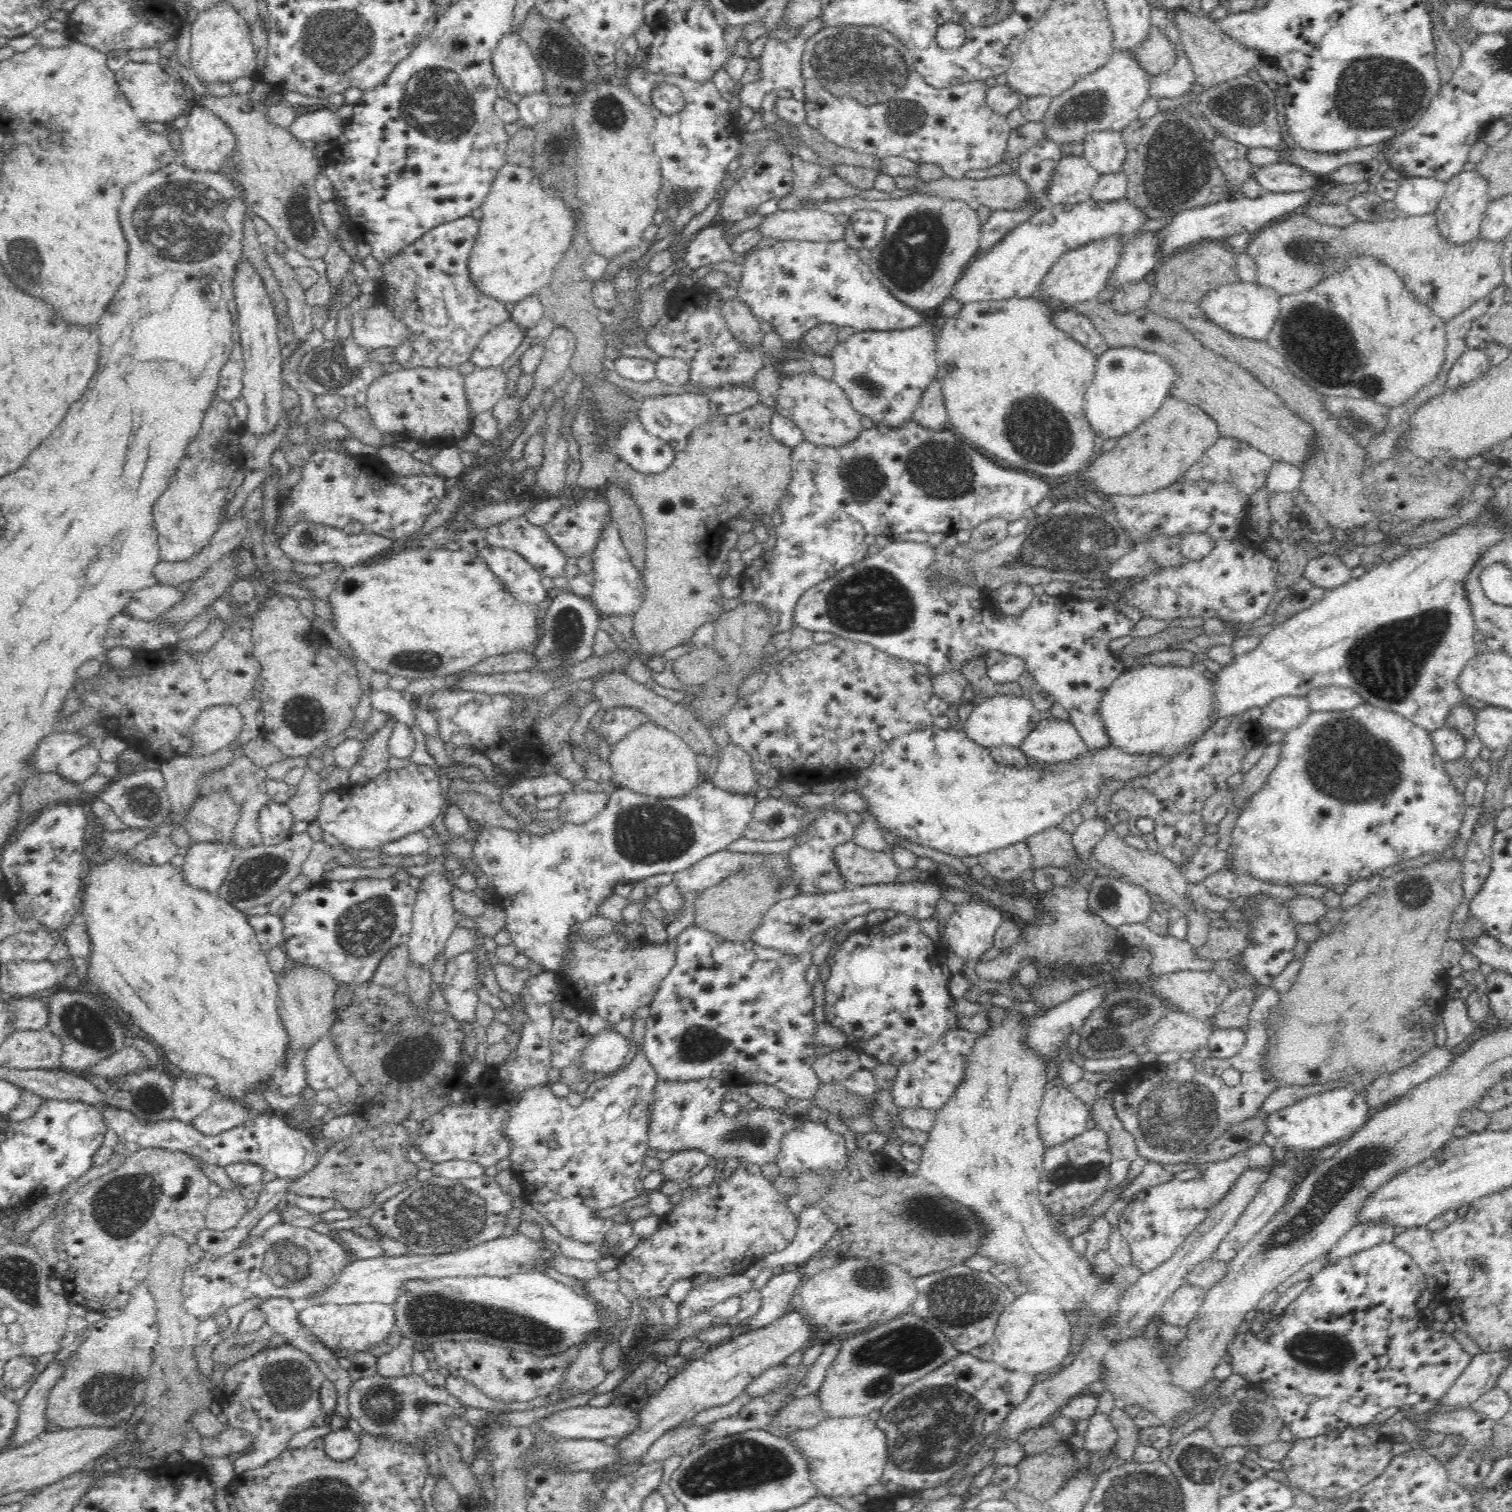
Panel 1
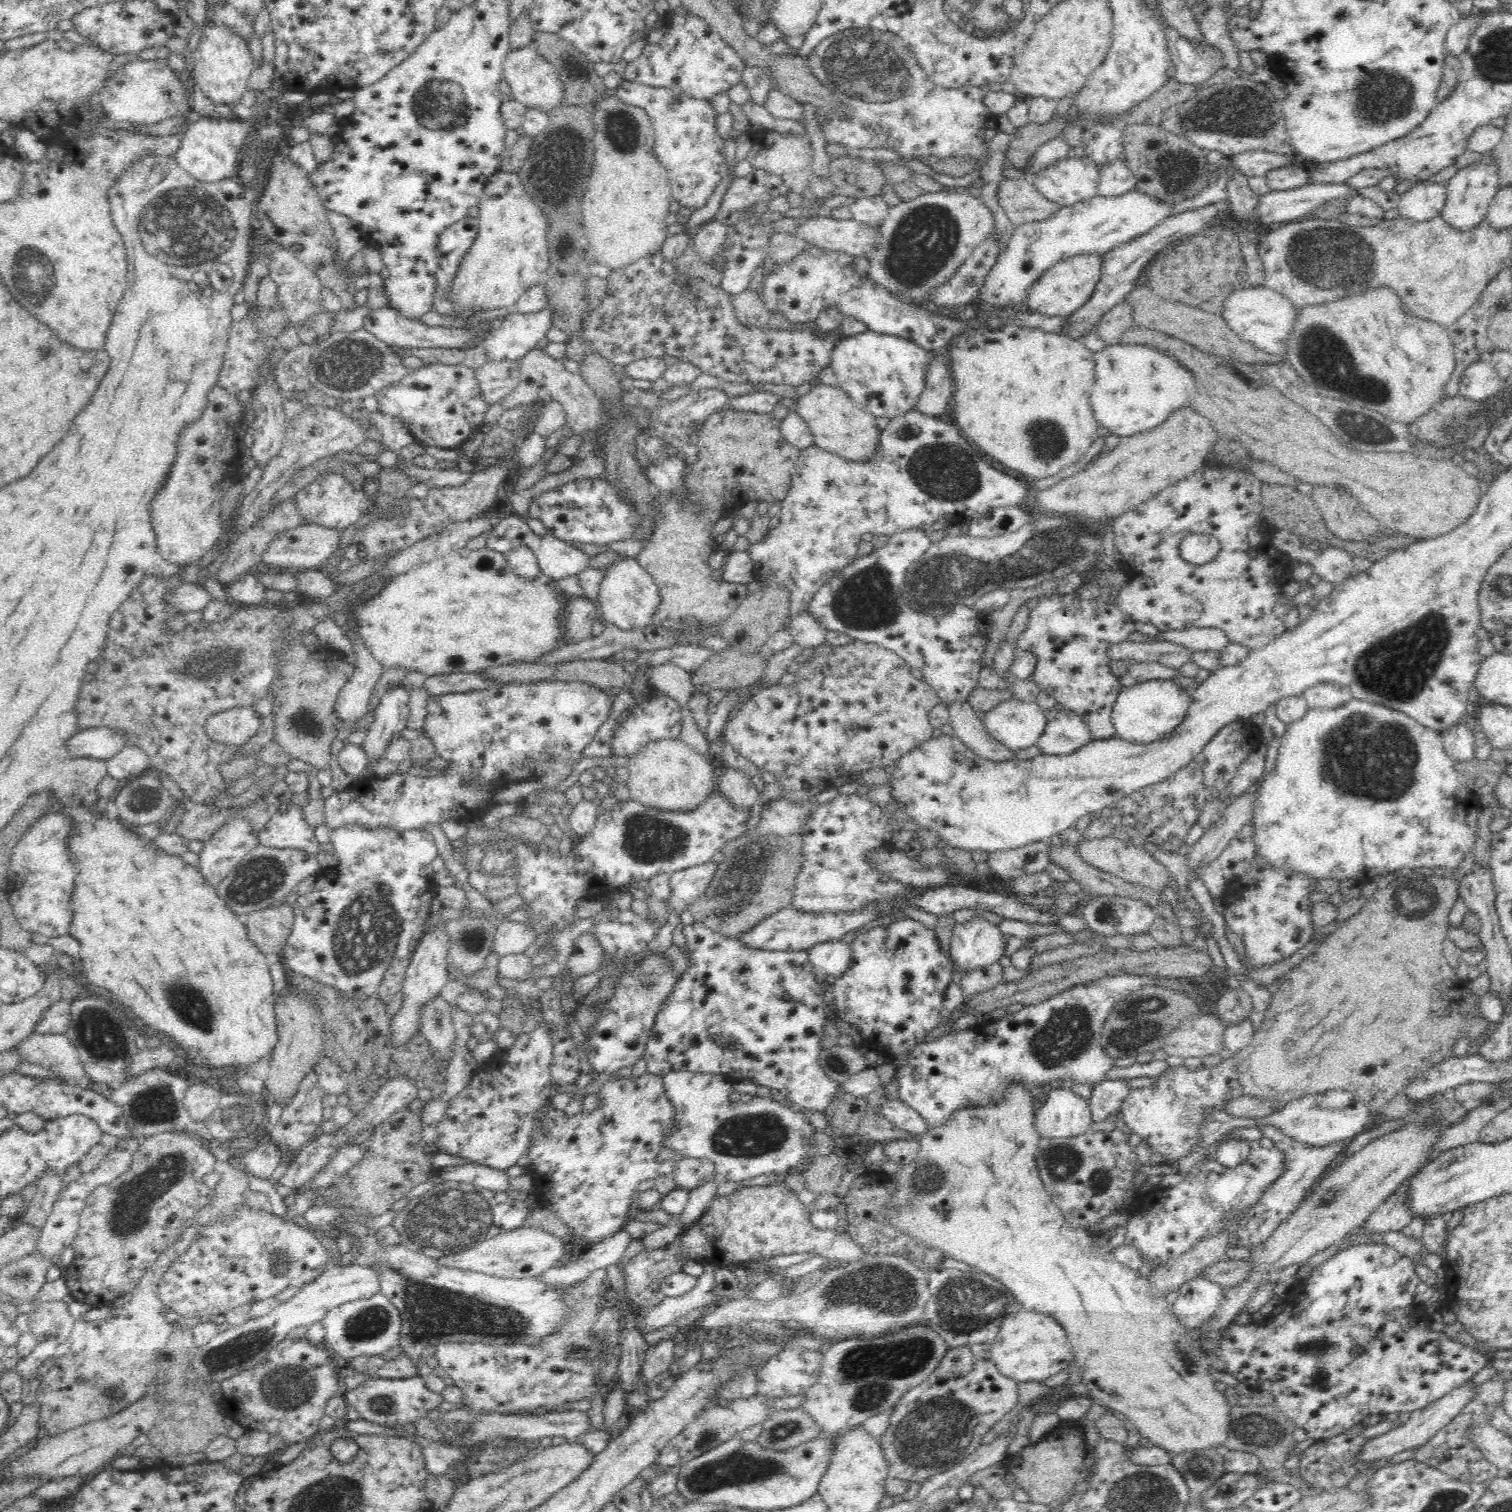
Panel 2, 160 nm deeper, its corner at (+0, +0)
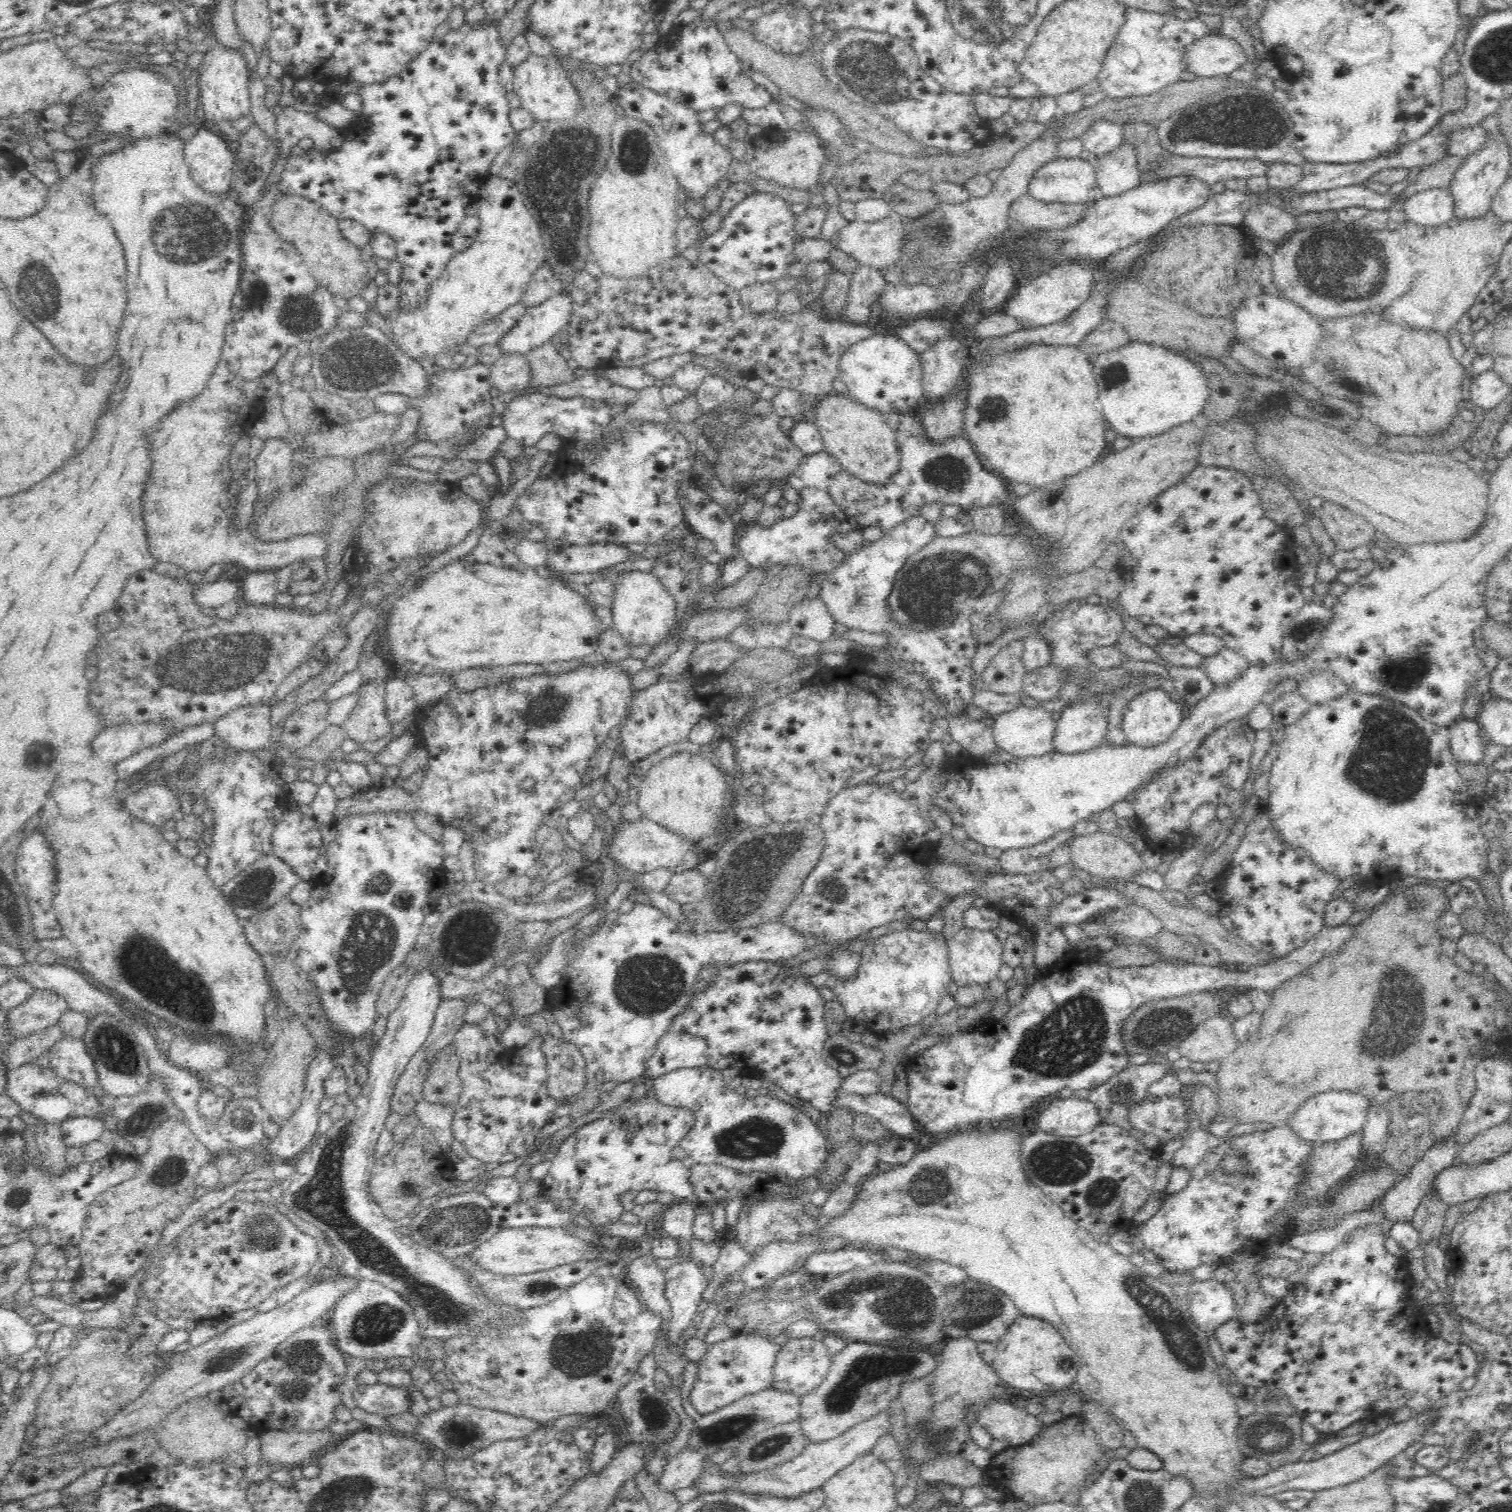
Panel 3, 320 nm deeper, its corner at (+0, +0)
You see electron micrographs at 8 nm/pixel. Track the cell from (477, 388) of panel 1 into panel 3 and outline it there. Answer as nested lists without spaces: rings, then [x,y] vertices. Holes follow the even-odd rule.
[[[502,353],[502,356],[490,365],[490,370],[490,383],[493,388],[508,397],[528,388],[533,380],[528,359],[520,353]]]

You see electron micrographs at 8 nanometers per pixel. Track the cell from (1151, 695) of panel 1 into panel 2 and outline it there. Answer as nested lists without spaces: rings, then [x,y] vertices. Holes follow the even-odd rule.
[[[1173,679],[1168,680],[1149,680],[1121,690],[1118,694],[1116,702],[1114,702],[1114,708],[1112,708],[1112,724],[1115,728],[1115,737],[1131,743],[1138,744],[1150,744],[1169,732],[1175,730],[1180,726],[1180,723],[1187,715],[1191,696],[1186,686],[1180,685],[1178,682],[1174,682]]]

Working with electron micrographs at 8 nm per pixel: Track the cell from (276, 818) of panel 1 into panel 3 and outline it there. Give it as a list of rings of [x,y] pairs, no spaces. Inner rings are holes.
[[[301,807],[286,812],[272,832],[273,854],[282,858],[302,881],[314,881],[312,875],[316,860],[324,852],[319,825],[310,813]]]

